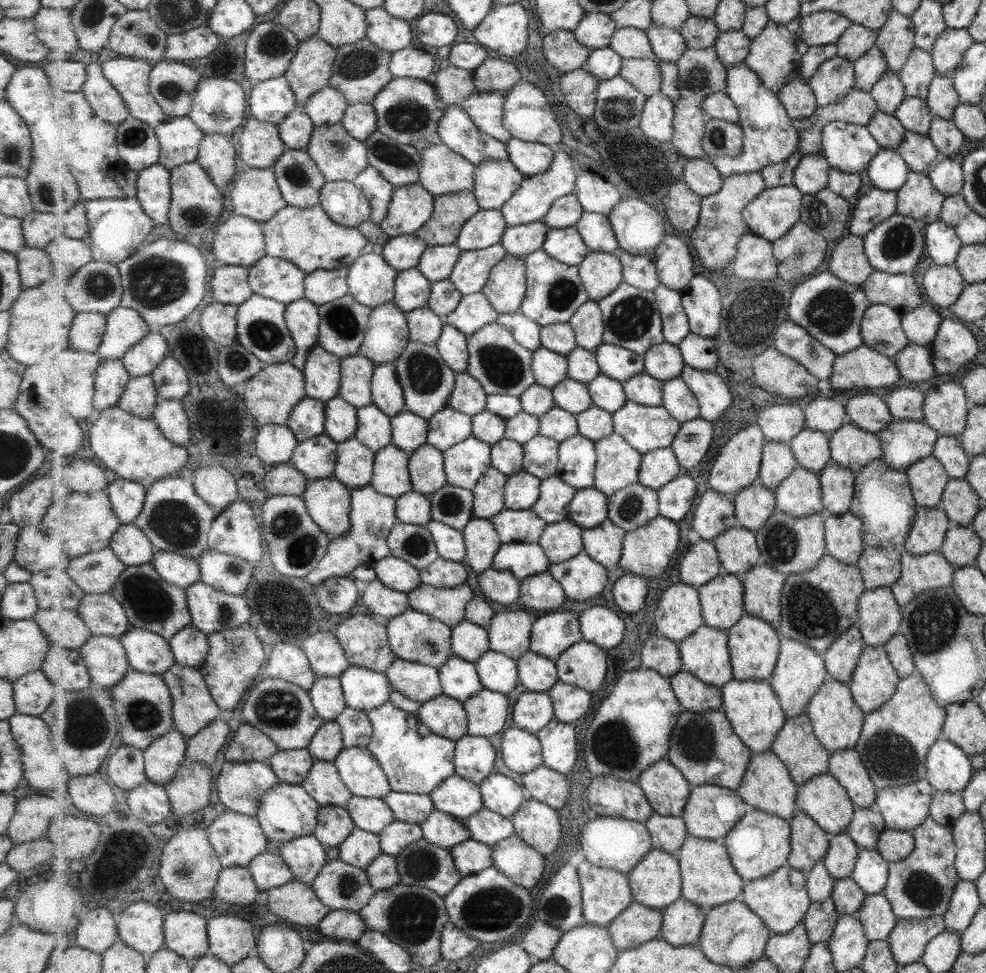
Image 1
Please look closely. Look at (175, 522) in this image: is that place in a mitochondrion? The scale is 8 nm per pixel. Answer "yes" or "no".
yes

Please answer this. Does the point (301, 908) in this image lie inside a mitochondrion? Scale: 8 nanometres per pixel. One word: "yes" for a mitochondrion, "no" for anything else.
no

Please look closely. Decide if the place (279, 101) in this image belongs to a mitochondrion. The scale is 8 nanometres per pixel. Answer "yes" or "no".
no

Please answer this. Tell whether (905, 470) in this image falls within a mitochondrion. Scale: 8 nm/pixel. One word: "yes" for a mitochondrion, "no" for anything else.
no

